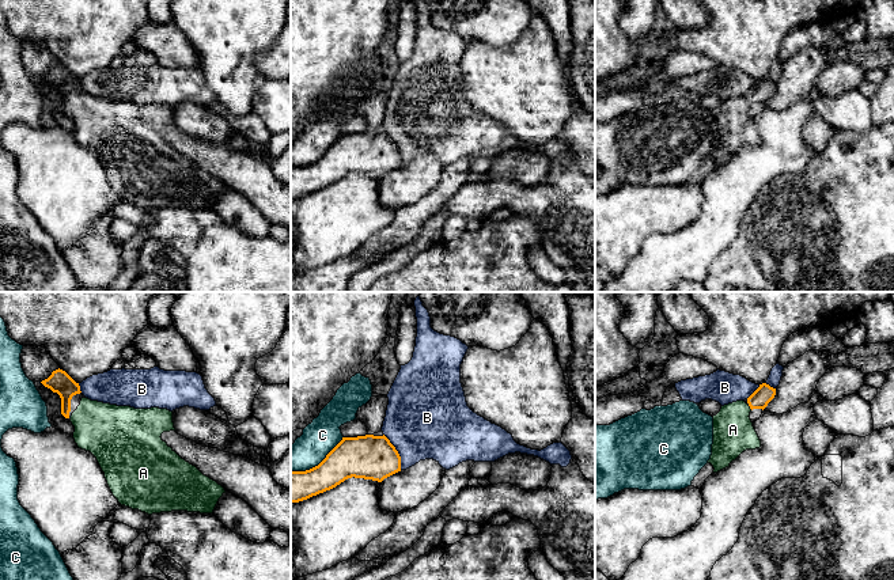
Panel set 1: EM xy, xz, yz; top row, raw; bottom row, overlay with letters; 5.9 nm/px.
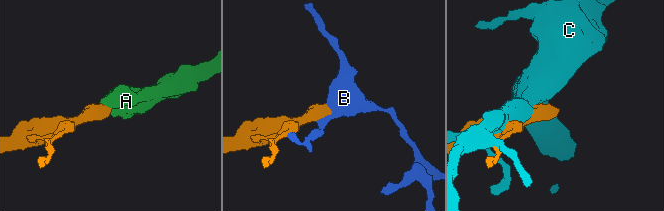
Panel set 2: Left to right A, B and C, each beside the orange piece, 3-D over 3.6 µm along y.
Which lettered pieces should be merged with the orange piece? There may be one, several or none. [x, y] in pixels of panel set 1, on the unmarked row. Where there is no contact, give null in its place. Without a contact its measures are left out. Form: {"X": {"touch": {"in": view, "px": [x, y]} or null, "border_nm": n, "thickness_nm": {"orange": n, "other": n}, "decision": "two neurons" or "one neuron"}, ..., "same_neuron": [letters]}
{"A": {"touch": {"in": "yz", "px": [750, 103]}, "border_nm": 40, "thickness_nm": {"orange": 110, "other": 240}, "decision": "one neuron"}, "B": {"touch": {"in": "xz", "px": [397, 147]}, "border_nm": 240, "thickness_nm": {"orange": 260, "other": 460}, "decision": "two neurons"}, "C": {"touch": {"in": "xz", "px": [319, 159]}, "border_nm": 380, "thickness_nm": {"orange": 240, "other": 200}, "decision": "two neurons"}, "same_neuron": ["A"]}

